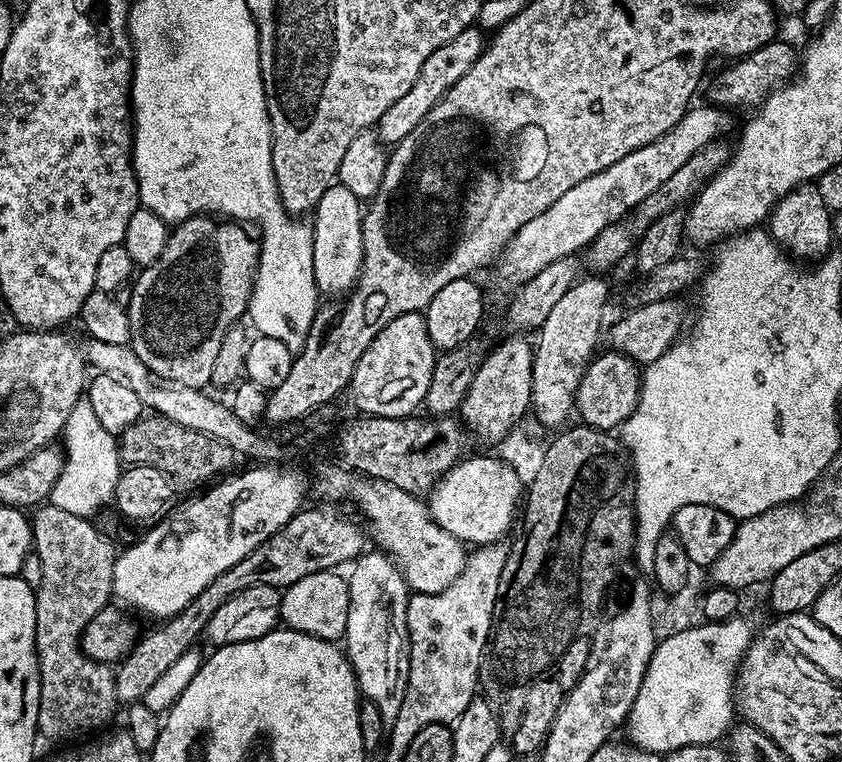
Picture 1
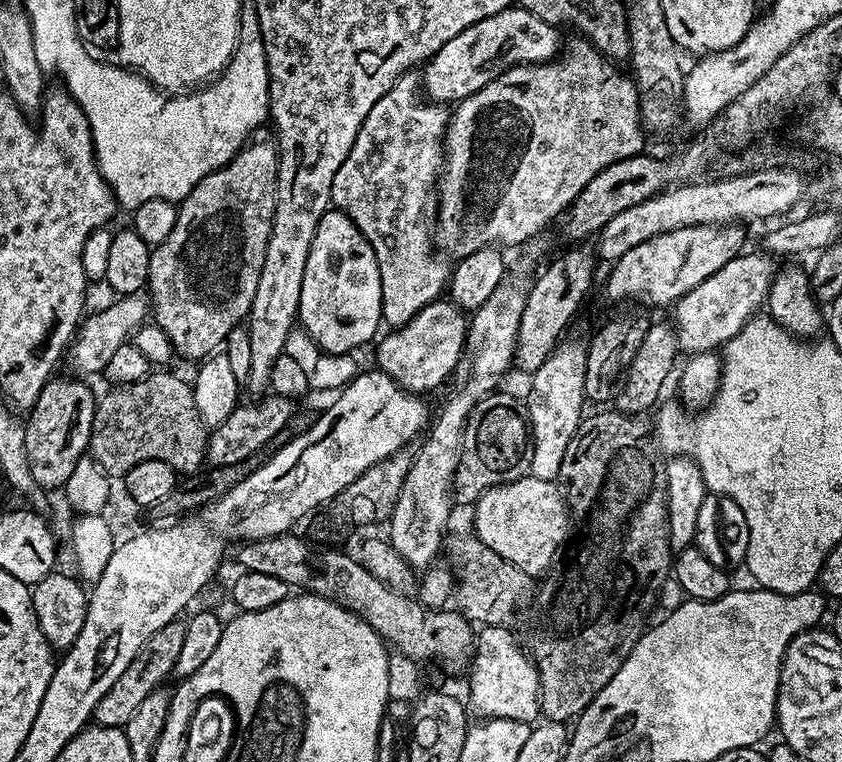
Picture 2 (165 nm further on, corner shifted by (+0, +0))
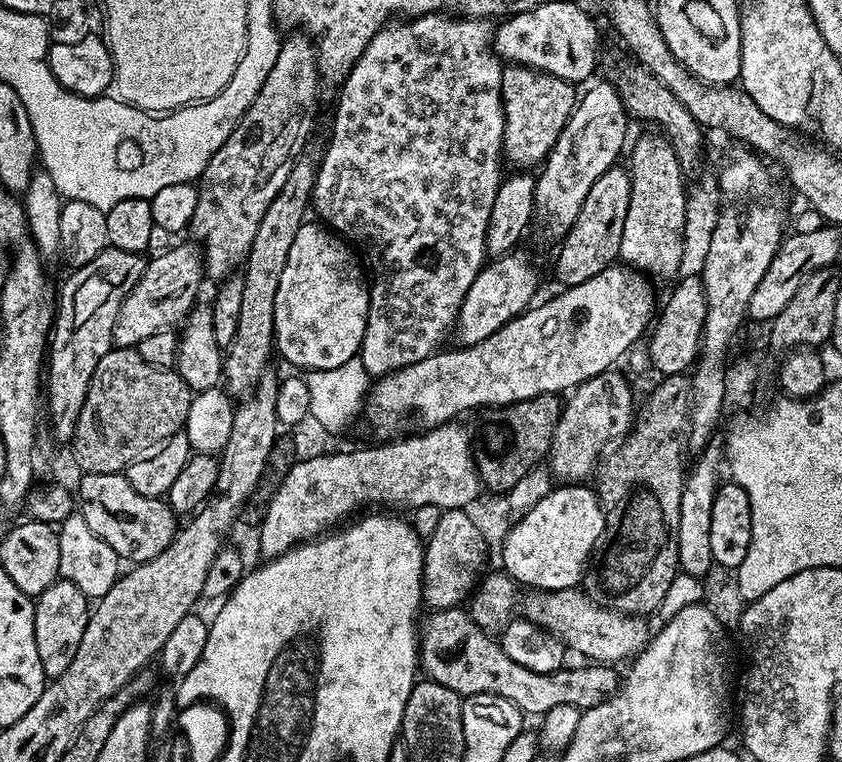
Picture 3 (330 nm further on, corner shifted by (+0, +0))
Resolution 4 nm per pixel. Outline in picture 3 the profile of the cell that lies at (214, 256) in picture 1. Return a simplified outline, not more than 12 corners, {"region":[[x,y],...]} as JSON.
{"region":[[285,35],[198,181],[209,281],[247,260],[309,143],[315,43]]}

